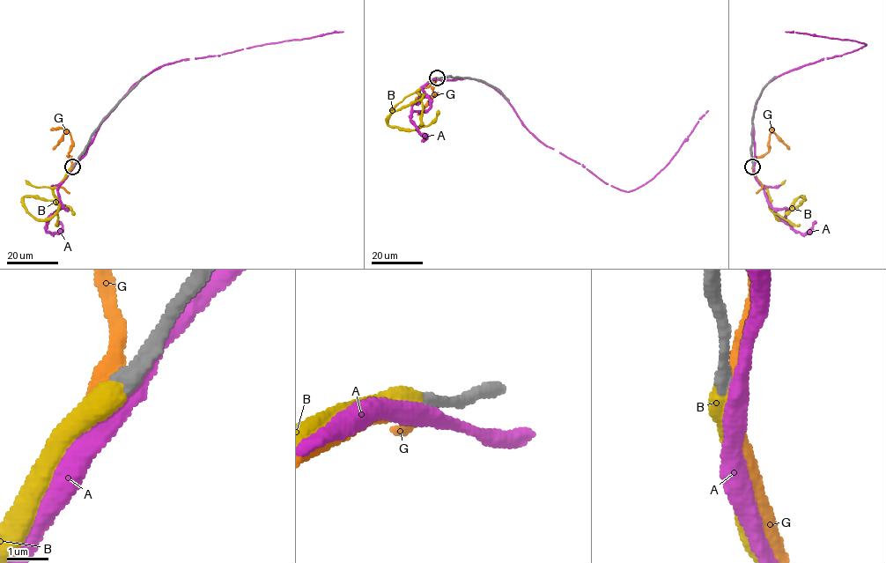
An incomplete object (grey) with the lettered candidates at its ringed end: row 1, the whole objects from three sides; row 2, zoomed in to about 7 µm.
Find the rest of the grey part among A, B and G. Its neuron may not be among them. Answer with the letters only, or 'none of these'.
B

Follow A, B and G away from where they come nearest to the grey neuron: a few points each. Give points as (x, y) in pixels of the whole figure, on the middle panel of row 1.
A: (438, 78), (470, 77), (495, 87), (540, 141), (626, 191), (643, 185), (661, 170), (707, 111)
B: (438, 78), (417, 92), (423, 95), (420, 100), (392, 113), (387, 124), (416, 130), (428, 126), (439, 111)
G: (437, 78), (432, 89), (437, 94), (417, 114)

